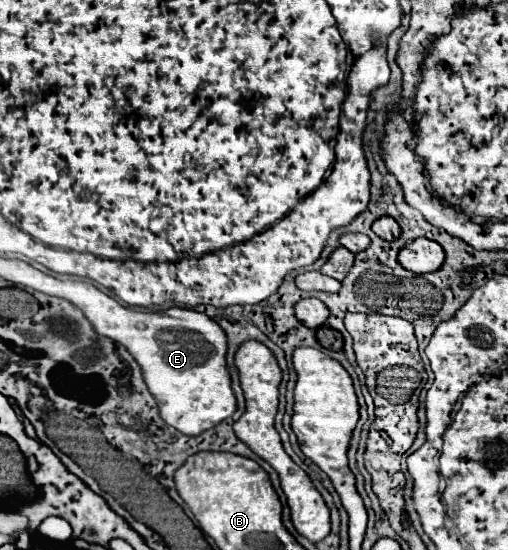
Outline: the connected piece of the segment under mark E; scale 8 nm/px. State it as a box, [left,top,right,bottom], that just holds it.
[70,292,236,436]

